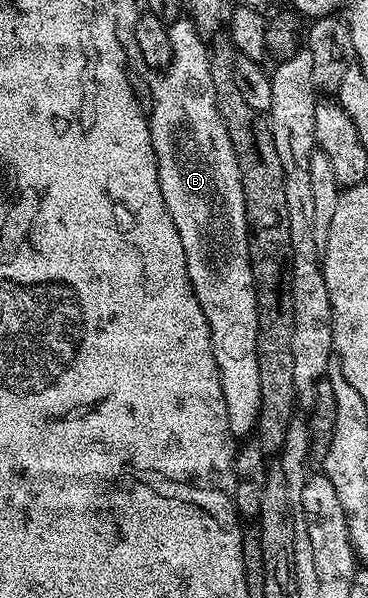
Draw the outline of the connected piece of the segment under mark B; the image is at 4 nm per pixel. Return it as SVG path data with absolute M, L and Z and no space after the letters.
M187 18L169 24L168 37L172 43L172 61L168 68L151 77L152 106L148 116L148 129L158 162L162 198L166 202L170 218L174 218L178 238L182 238L182 250L186 250L186 270L190 274L192 289L210 326L210 342L222 382L222 394L226 398L230 430L233 437L240 438L255 429L256 418L260 413L256 353L258 310L252 263L248 253L248 219L242 194L242 178L228 128L218 114L214 82L210 78L210 48L205 37L200 35L194 22Z

